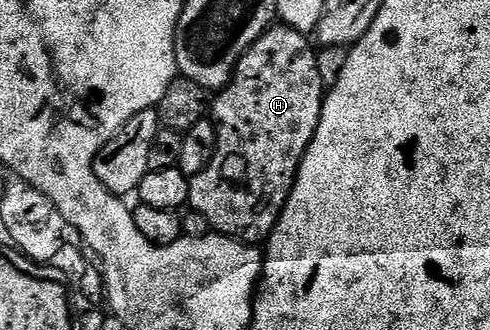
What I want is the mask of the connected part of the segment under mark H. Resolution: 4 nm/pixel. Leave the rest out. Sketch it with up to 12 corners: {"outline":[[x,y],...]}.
{"outline":[[269,27],[213,96],[191,178],[211,232],[262,245],[320,125],[315,44]]}

